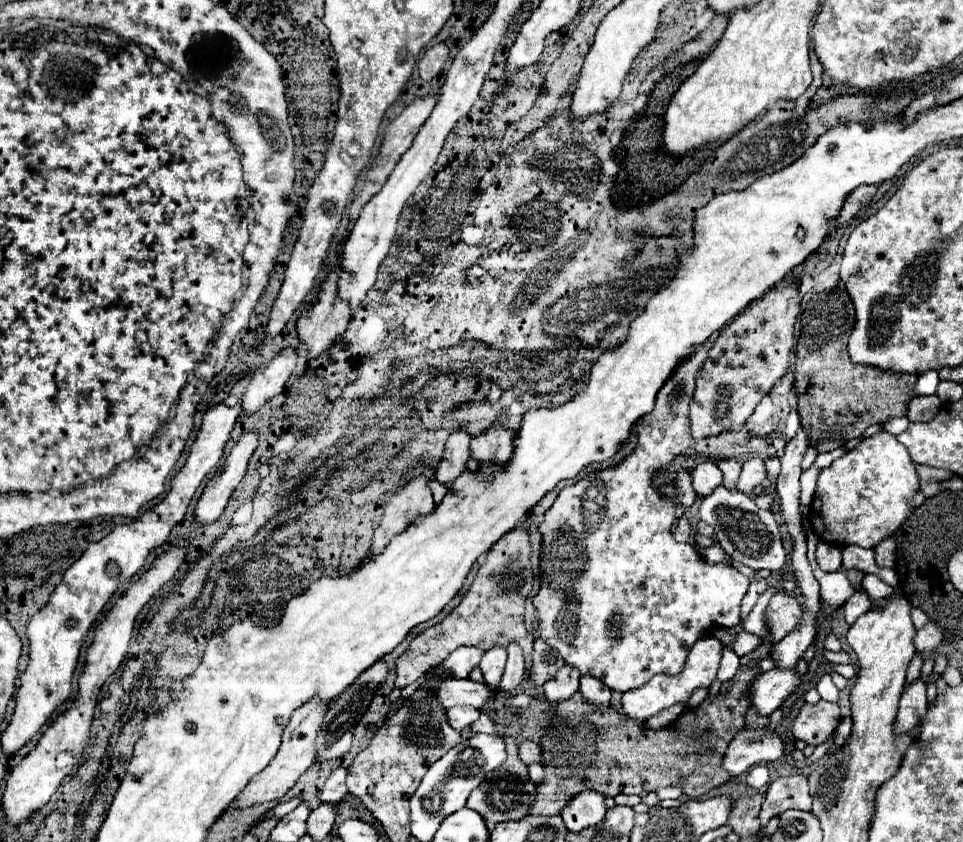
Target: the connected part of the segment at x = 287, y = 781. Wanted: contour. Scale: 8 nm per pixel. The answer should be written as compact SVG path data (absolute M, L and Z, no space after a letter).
M313 697L309 703L301 705L293 713L289 725L283 731L283 741L281 741L279 753L271 759L271 763L261 773L257 773L249 781L249 785L239 793L239 797L233 801L231 807L249 807L255 803L267 803L267 801L281 799L297 783L297 779L311 765L315 765L315 737L317 737L319 729L323 727L323 719L327 715L327 709L331 709L331 705L333 705L333 701L319 701L319 697Z

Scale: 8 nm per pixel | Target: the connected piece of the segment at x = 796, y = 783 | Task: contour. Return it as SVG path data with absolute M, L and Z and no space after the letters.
M805 775L779 777L775 783L771 783L759 819L765 825L773 815L779 815L787 809L811 811L811 795Z

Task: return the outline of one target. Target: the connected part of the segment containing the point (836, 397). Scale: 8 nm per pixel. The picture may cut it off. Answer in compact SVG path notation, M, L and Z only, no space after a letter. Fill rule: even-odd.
M845 287L815 295L801 311L801 337L797 343L795 385L799 387L799 415L803 425L813 425L811 445L823 451L841 447L847 439L861 437L873 423L907 415L915 375L893 375L873 367L855 365L847 355L847 339L855 325L855 309Z

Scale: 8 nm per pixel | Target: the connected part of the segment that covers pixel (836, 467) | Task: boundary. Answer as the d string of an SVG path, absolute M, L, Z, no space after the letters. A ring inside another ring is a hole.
M881 431L873 437L865 437L853 451L847 451L829 467L821 469L817 477L815 497L809 507L809 521L811 521L813 533L821 541L827 541L835 547L845 547L845 545L875 547L883 539L891 537L913 515L915 507L911 505L911 501L917 495L917 491L919 491L919 477L917 477L915 465L907 449L897 441L897 437L887 431Z

